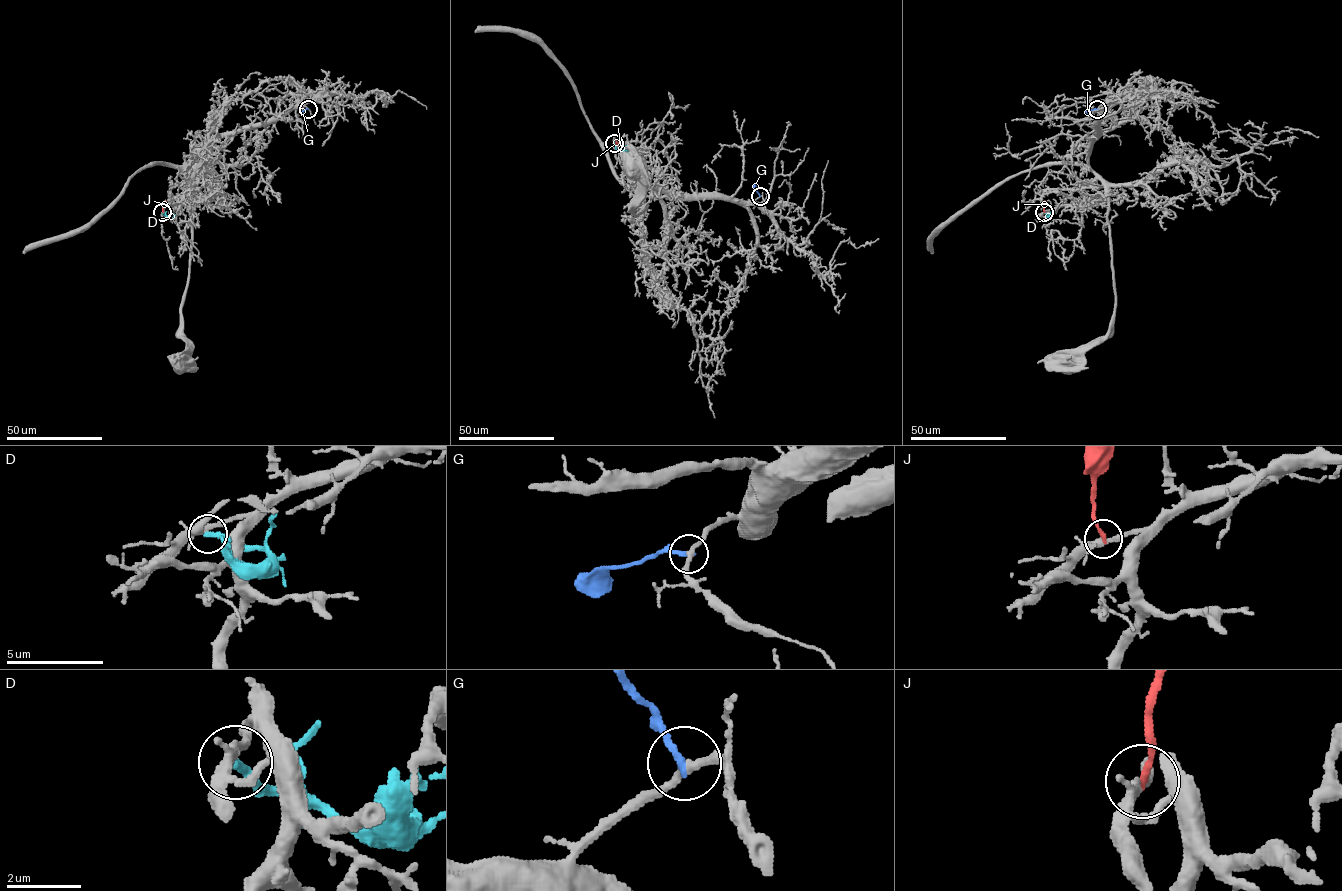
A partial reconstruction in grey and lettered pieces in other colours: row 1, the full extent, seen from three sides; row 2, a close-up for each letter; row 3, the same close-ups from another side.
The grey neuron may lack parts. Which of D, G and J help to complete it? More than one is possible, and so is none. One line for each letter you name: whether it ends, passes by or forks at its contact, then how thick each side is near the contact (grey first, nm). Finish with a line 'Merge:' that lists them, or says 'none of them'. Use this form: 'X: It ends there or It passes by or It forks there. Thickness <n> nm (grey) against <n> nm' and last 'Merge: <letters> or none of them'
Merge: none of them

